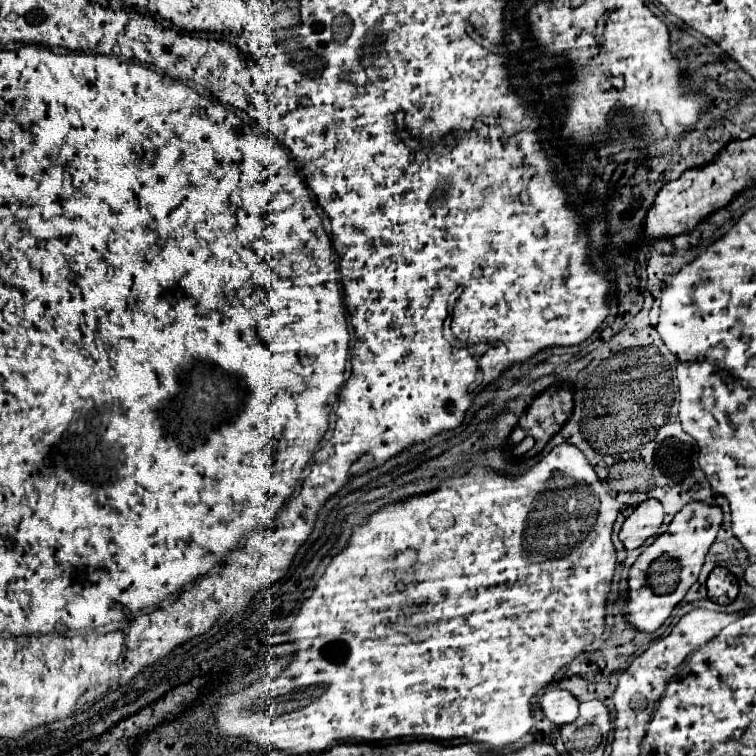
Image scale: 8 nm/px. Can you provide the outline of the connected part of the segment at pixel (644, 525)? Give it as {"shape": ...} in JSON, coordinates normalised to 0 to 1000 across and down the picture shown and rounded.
{"shape":[[[853,661],[840,672],[840,677],[824,690],[819,714],[829,728],[845,725],[853,720],[858,709],[866,709],[872,696],[877,693],[877,669],[872,661]]]}

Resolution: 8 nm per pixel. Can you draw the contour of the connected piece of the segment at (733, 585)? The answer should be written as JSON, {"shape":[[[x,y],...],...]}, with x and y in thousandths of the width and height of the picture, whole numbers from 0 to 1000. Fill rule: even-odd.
{"shape":[[[948,749],[935,767],[935,783],[938,783],[938,794],[948,796],[948,799],[967,799],[975,786],[978,786],[978,767],[962,754]]]}

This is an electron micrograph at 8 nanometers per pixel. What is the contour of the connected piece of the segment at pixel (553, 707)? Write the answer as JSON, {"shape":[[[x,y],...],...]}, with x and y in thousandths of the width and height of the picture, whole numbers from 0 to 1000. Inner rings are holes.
{"shape":[[[737,907],[726,910],[716,926],[713,926],[713,934],[718,939],[718,944],[731,955],[731,958],[750,958],[750,955],[758,955],[763,950],[763,937],[766,937],[766,929],[763,923],[750,915],[750,913],[742,913]]]}

